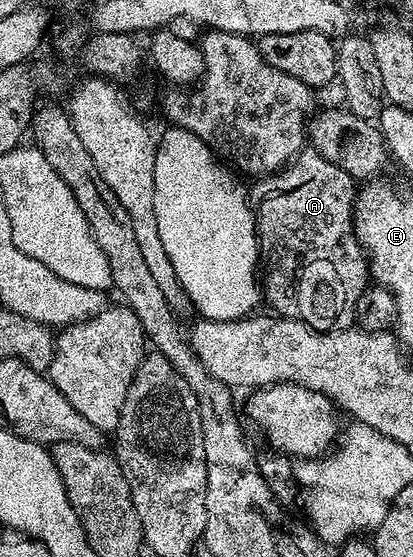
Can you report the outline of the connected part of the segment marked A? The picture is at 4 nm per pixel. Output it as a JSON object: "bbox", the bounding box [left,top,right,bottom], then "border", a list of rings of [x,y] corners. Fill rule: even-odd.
{"bbox":[254,150,370,332],"border":[[[305,150],[288,165],[287,168],[280,169],[279,172],[263,177],[259,181],[260,184],[254,188],[254,196],[260,199],[260,208],[256,212],[256,235],[260,246],[259,263],[262,265],[262,296],[269,304],[271,311],[281,318],[291,318],[293,320],[301,320],[310,325],[314,330],[319,332],[337,332],[343,328],[353,327],[356,323],[355,303],[363,294],[364,289],[370,284],[370,273],[368,271],[368,261],[365,257],[363,248],[355,238],[352,226],[352,217],[356,211],[356,193],[358,191],[357,181],[352,179],[350,174],[346,174],[346,170],[342,170],[338,166],[334,166],[334,162],[330,162],[326,158],[322,158],[315,150]]]}

